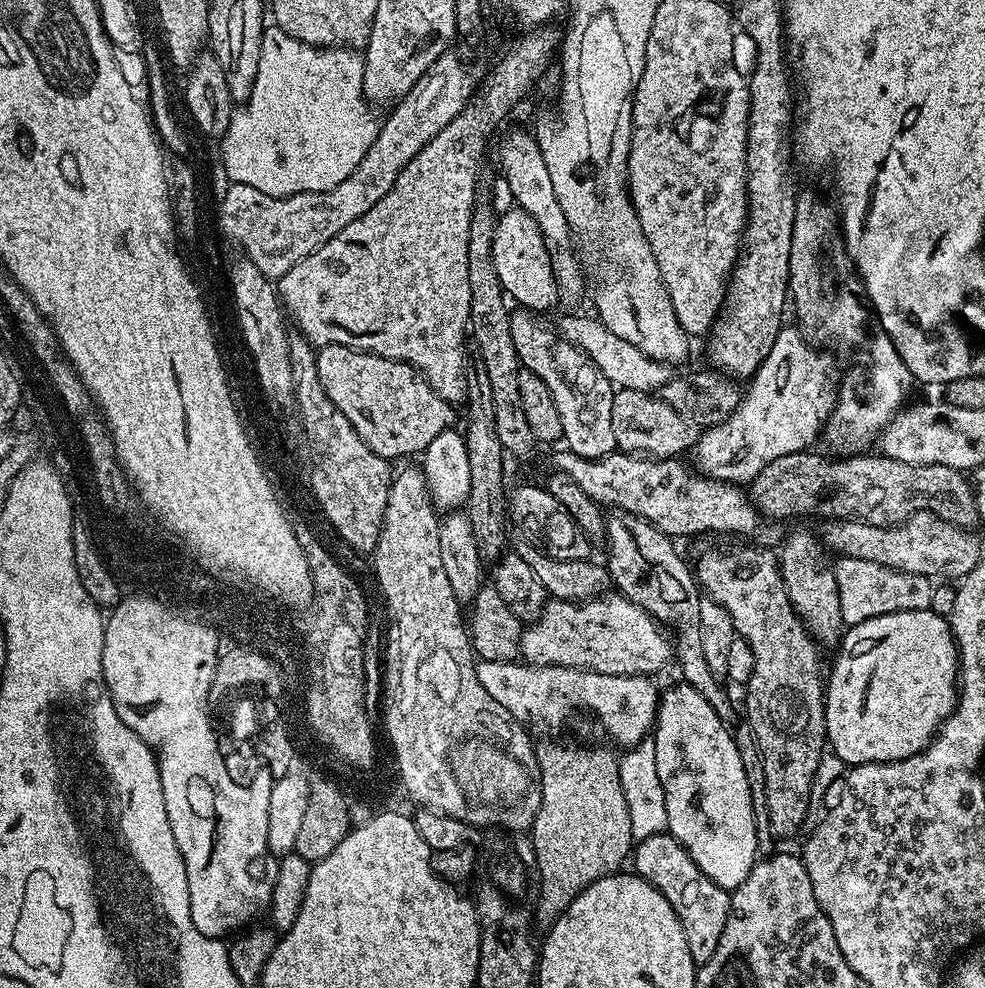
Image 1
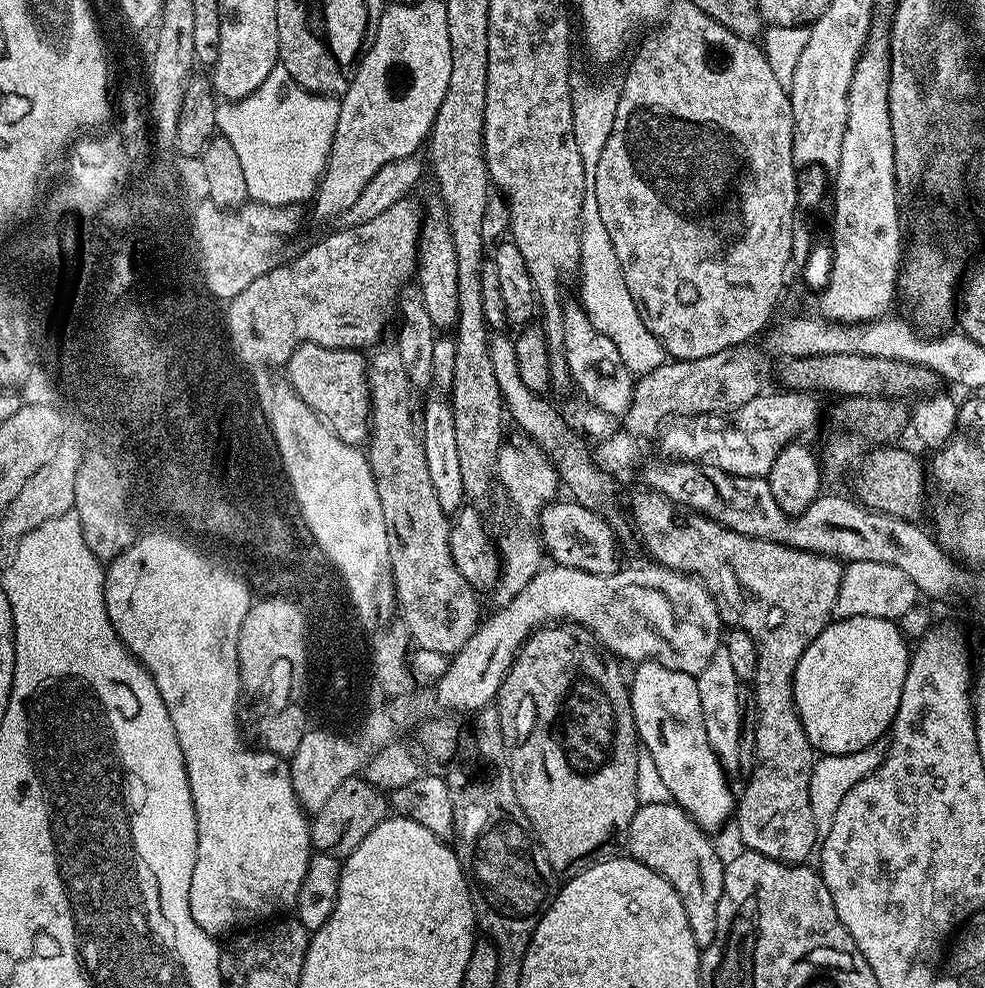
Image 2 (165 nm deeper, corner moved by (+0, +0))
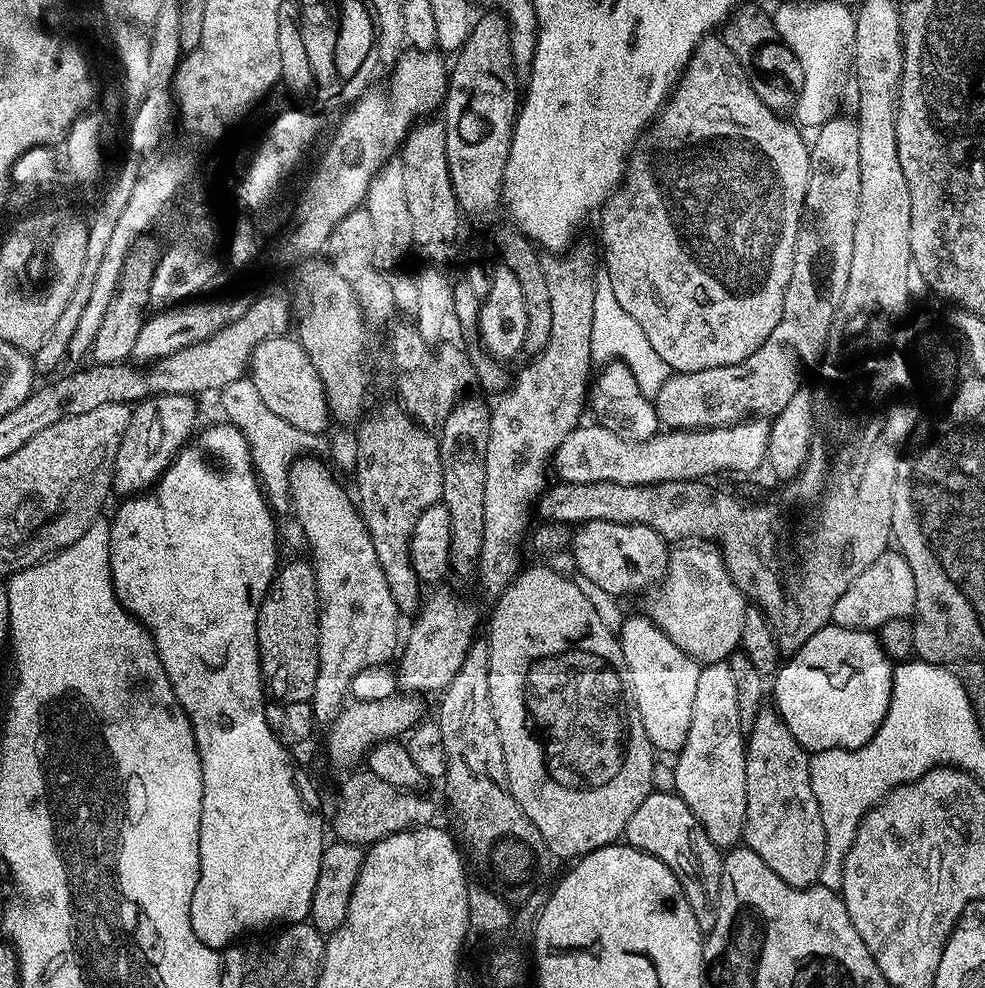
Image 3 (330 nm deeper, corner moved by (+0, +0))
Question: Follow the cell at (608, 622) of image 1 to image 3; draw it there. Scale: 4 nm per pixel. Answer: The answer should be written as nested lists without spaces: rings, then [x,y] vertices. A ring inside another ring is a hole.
[[[688,542],[671,549],[669,571],[659,585],[656,597],[648,604],[647,615],[657,624],[687,656],[692,656],[701,665],[719,664],[727,661],[737,651],[742,638],[742,618],[746,607],[746,597],[728,573],[724,557],[717,545],[712,542]]]

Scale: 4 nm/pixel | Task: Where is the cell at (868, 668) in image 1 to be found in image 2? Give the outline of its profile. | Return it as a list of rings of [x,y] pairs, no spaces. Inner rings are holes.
[[[859,616],[845,620],[836,618],[829,622],[822,634],[810,642],[796,667],[796,708],[800,711],[800,721],[813,749],[825,756],[841,756],[876,744],[879,736],[891,729],[900,705],[909,661],[909,641],[895,620]]]

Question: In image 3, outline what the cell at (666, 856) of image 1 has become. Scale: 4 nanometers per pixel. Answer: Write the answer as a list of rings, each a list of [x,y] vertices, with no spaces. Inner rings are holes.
[[[653,790],[646,802],[634,810],[630,822],[626,822],[623,839],[633,848],[658,858],[658,862],[666,865],[674,878],[678,878],[686,894],[686,902],[690,902],[690,910],[694,910],[694,922],[698,922],[701,933],[714,930],[718,914],[722,852],[707,836],[706,830],[683,798],[675,791]]]

